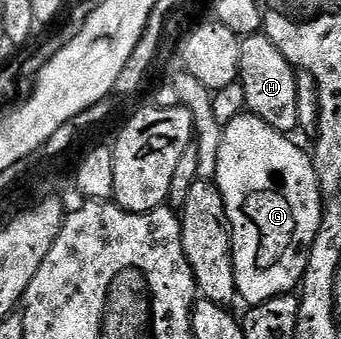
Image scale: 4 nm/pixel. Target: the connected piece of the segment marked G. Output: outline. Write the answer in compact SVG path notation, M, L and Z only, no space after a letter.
M242 113L234 120L230 120L228 126L223 127L224 135L222 144L218 148L218 168L214 179L216 187L222 192L222 200L226 204L226 216L228 217L228 229L232 231L232 263L234 264L234 276L236 277L236 293L241 299L245 298L248 304L265 302L271 298L278 297L279 294L291 294L300 285L300 280L304 276L304 269L308 266L308 253L314 244L314 236L318 236L320 221L324 215L324 205L320 199L320 181L316 175L316 167L312 165L309 151L303 150L300 146L295 146L289 135L278 132L270 128L258 116L250 113Z

